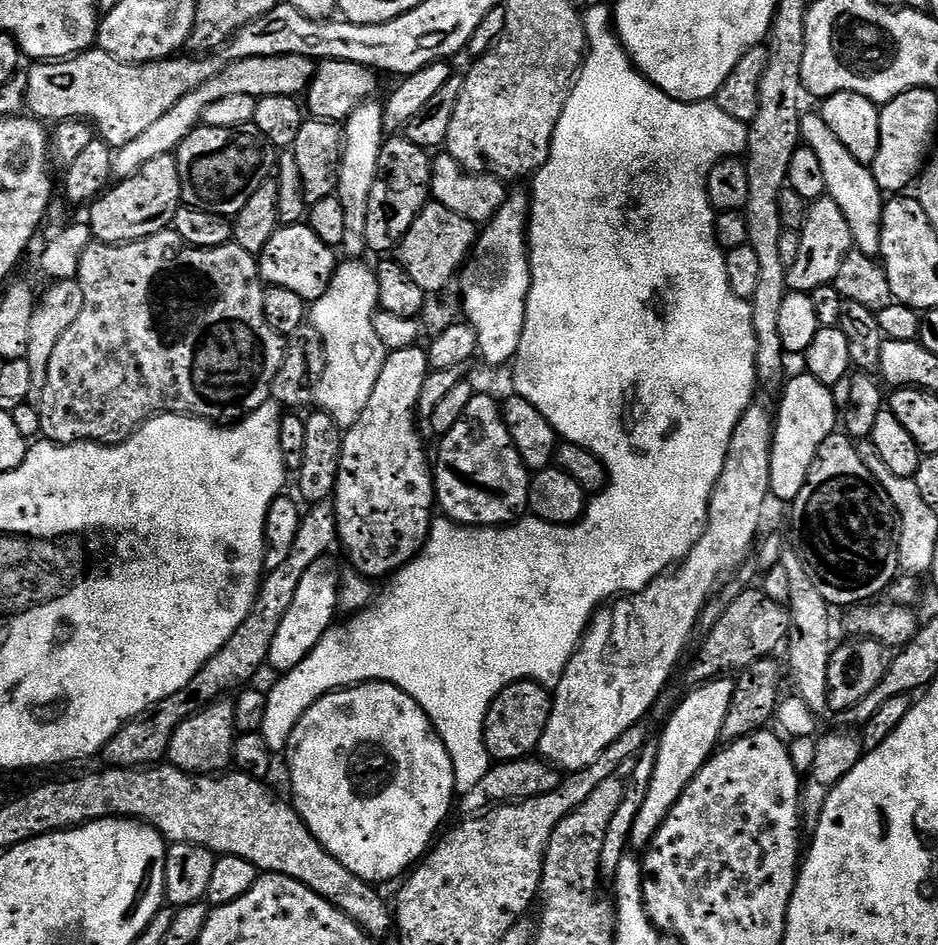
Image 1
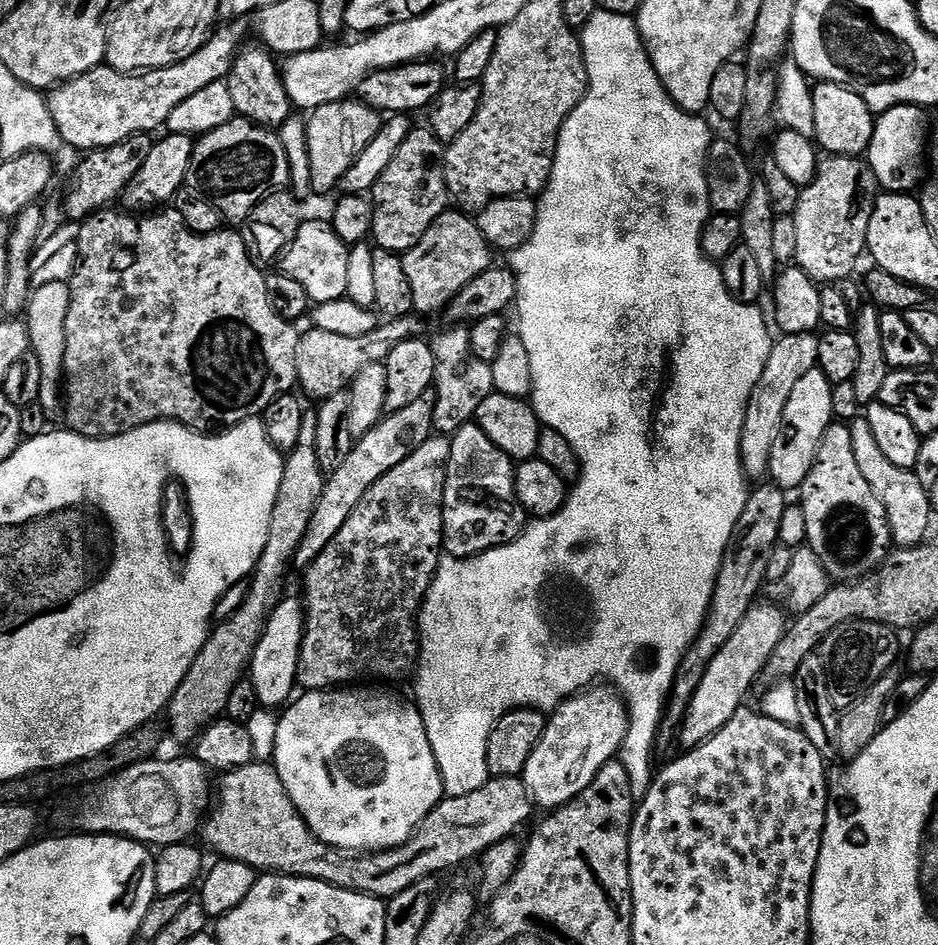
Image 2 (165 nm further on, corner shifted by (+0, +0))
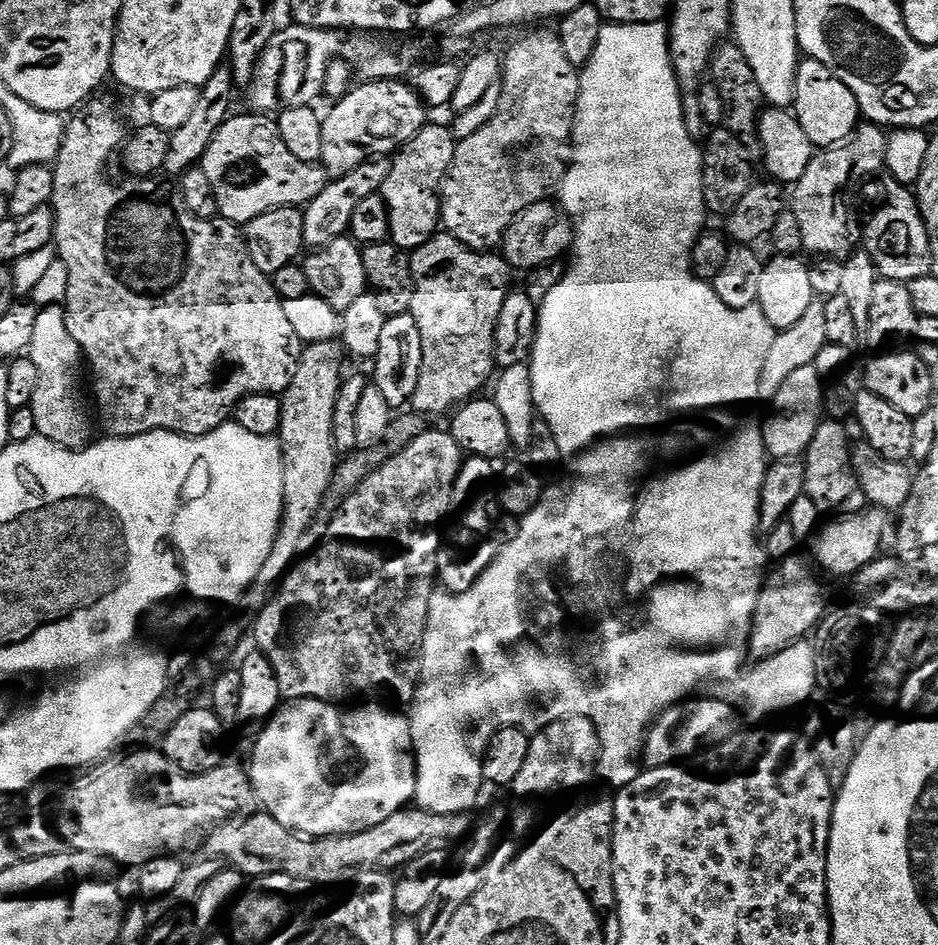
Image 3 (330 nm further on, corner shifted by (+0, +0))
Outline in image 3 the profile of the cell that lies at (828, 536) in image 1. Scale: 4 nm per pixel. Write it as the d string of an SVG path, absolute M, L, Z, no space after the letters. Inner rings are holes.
M825 419L818 426L814 434L814 442L810 442L806 455L803 457L804 469L806 470L806 486L804 495L798 497L794 506L788 512L787 521L794 526L795 536L798 540L805 540L811 537L811 534L819 525L818 511L832 512L828 514L851 514L854 512L863 512L866 507L864 491L860 489L860 483L856 477L856 471L852 469L852 448L850 447L850 437L848 429L839 420Z

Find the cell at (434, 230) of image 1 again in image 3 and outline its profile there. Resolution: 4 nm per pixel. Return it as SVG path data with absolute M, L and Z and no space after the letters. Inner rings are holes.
M437 234L421 248L411 253L412 261L412 310L411 316L422 338L422 370L418 386L410 404L417 412L435 418L443 412L451 413L468 403L484 388L484 383L493 379L496 363L496 323L498 314L510 291L508 272L510 265L503 255L491 251L476 252L467 248L458 238Z

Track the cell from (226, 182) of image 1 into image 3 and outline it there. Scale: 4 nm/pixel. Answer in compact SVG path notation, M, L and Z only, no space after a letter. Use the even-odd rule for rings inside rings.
M233 115L225 120L198 165L214 188L220 216L237 226L248 224L258 218L258 214L266 214L275 208L306 206L322 194L326 183L320 164L307 164L290 154L271 115L251 115Z

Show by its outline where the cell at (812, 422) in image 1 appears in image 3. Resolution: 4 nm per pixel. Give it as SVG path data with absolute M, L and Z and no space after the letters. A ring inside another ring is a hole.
M807 364L787 373L783 379L772 400L772 413L769 414L768 421L763 421L762 424L764 450L773 461L795 460L807 453L810 442L814 442L814 434L822 423L824 407L826 384L815 364Z

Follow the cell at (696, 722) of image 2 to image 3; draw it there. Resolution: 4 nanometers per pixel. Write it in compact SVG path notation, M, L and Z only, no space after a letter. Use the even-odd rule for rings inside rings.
M797 554L779 561L777 568L780 569L773 576L771 573L760 589L758 606L752 619L752 632L746 638L746 652L753 661L765 660L792 644L801 643L826 615L828 600L816 581L817 573L813 565L807 559L804 561L802 556Z

